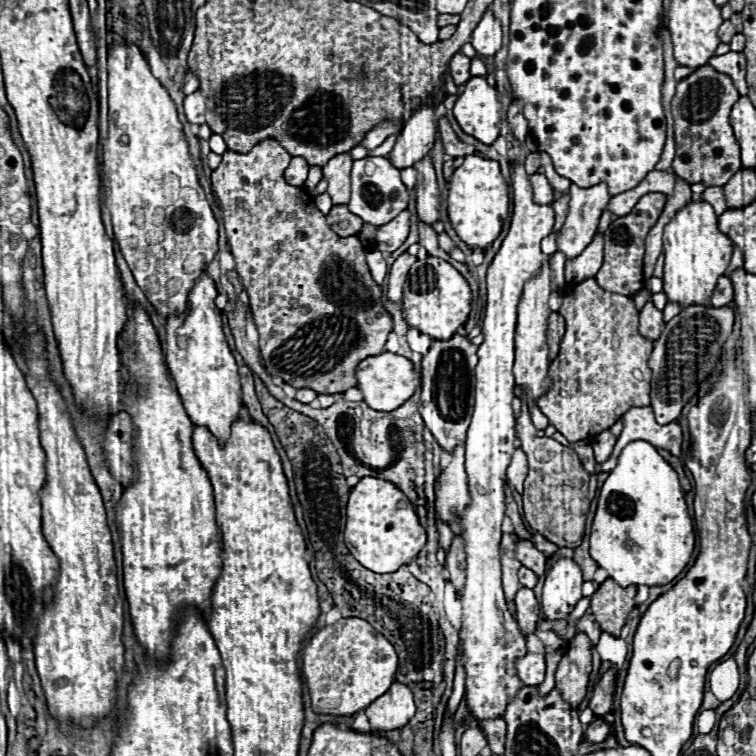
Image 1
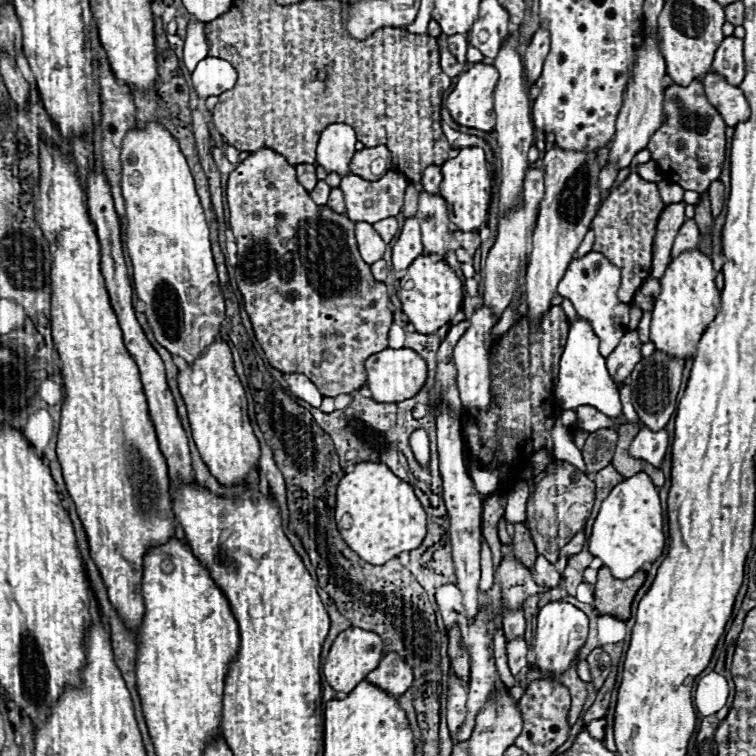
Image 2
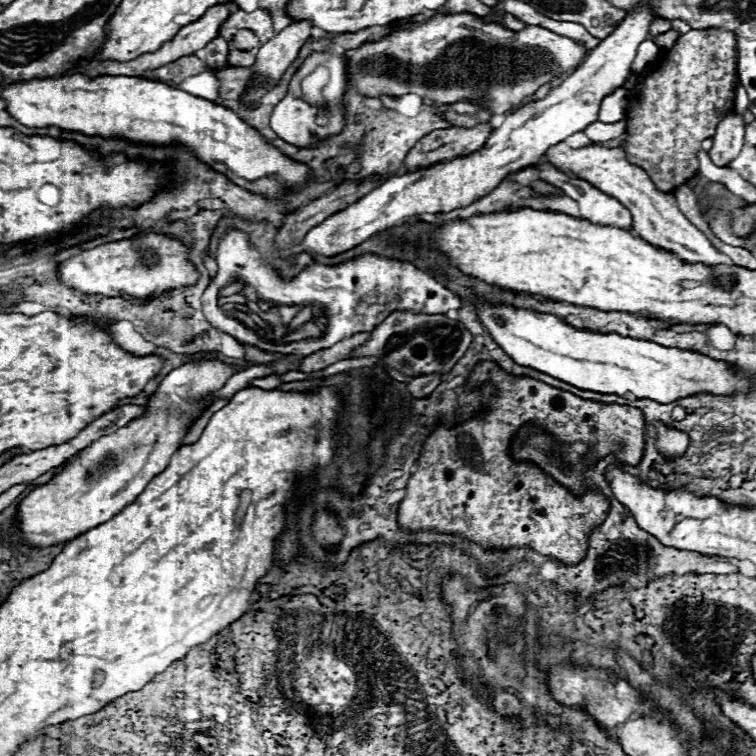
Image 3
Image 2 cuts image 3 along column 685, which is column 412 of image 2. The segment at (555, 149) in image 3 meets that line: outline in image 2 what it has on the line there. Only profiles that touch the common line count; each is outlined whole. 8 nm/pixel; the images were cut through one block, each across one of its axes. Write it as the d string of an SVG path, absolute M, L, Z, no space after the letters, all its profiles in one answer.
M416 216L406 218L396 244L392 246L392 264L394 270L406 270L416 256L422 254L422 240L420 240L420 222Z

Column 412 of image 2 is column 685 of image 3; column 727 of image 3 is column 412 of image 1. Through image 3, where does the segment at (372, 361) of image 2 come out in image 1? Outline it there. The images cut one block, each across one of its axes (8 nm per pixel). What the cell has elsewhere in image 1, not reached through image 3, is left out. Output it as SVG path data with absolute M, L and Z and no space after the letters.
M382 352L378 356L368 356L358 364L358 388L364 394L364 402L380 412L392 412L396 408L400 408L420 386L420 376L414 370L414 364L398 354L392 352Z

